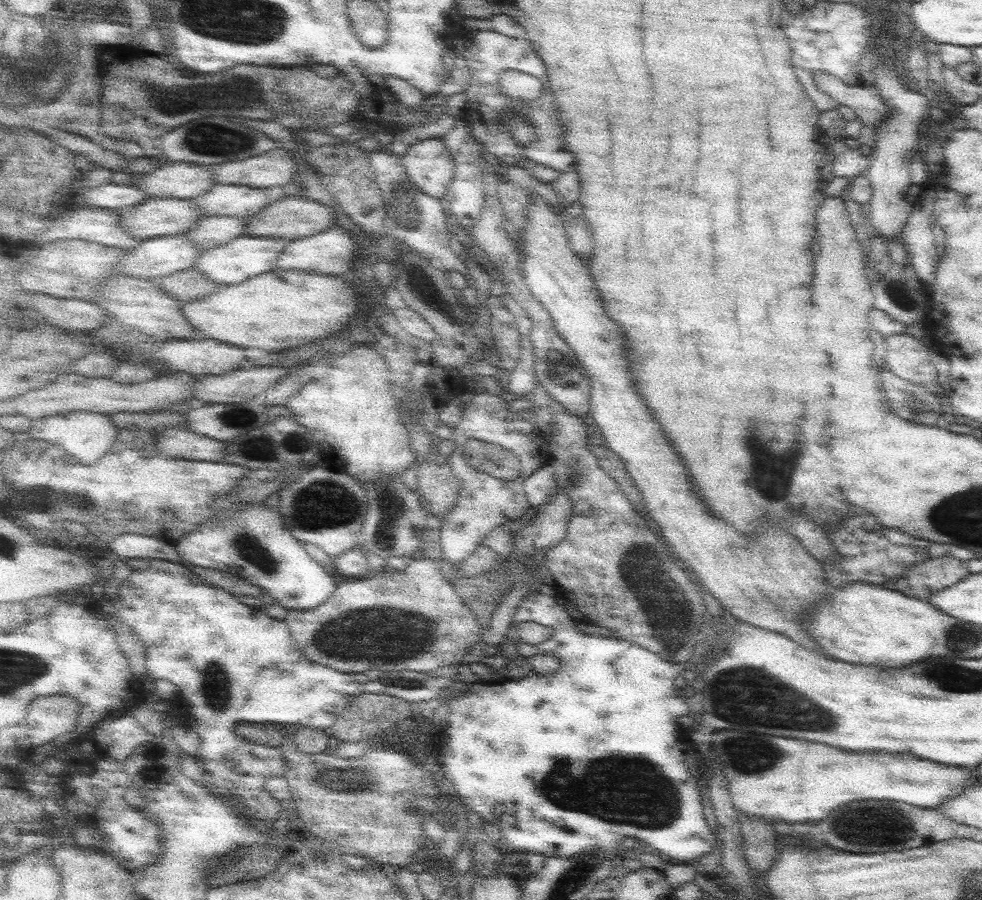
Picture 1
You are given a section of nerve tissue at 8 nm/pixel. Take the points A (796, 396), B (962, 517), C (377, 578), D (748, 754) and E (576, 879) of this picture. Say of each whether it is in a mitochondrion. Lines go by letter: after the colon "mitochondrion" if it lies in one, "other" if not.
A: other
B: mitochondrion
C: other
D: mitochondrion
E: mitochondrion

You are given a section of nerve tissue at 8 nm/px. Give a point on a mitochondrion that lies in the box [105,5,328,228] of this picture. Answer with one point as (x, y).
(251, 88)

